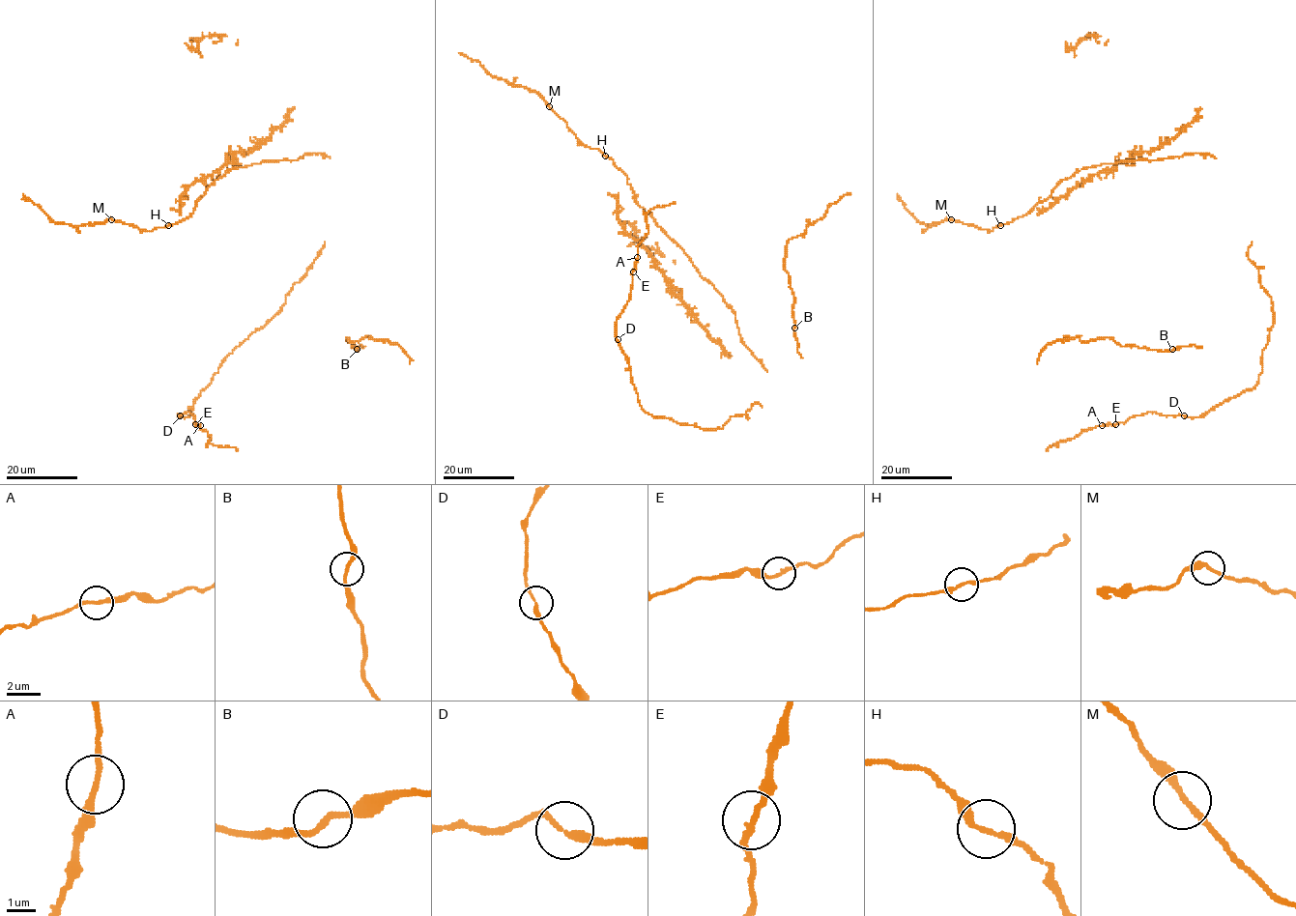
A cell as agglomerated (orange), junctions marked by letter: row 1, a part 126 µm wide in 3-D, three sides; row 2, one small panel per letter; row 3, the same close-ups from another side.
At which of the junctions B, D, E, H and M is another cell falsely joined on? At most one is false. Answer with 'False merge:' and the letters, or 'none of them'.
False merge: none of them

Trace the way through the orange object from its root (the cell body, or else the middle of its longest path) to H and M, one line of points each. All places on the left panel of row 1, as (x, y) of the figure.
H: (331, 157), (321, 154), (307, 154), (295, 160), (264, 160), (236, 166), (207, 187), (190, 216), (168, 225)
M: (331, 157), (307, 154), (295, 160), (236, 166), (207, 187), (190, 216), (174, 224), (146, 230), (111, 219)

